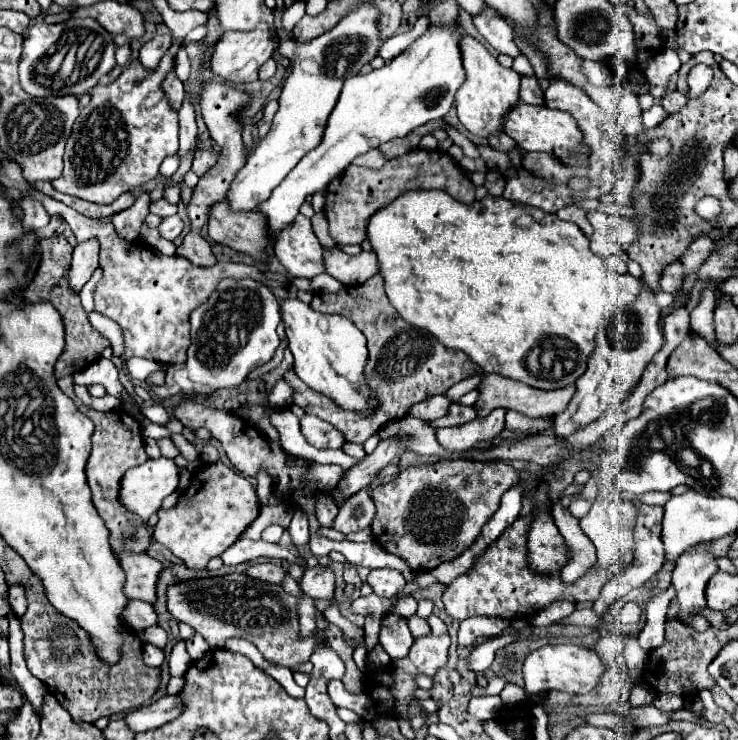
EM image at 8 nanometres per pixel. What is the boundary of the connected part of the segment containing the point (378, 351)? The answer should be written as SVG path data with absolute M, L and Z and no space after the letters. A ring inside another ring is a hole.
M380 275L370 277L362 285L348 287L346 293L348 293L348 297L342 293L344 299L332 301L332 303L328 301L330 295L316 293L310 305L314 311L340 313L340 315L352 319L352 323L358 329L362 329L362 333L366 335L368 363L364 369L364 377L366 377L366 385L372 389L372 397L378 401L376 411L372 411L368 417L366 415L362 417L356 411L352 411L352 413L344 411L344 409L336 407L336 403L330 397L314 393L310 387L306 387L304 381L300 381L296 373L292 373L294 369L288 369L284 373L284 381L288 381L288 385L294 391L292 405L302 407L308 415L316 415L316 417L332 423L334 429L338 429L346 441L364 443L372 433L376 433L388 421L404 417L410 405L420 403L432 395L442 395L454 383L466 379L468 375L480 373L480 367L476 363L472 363L472 359L468 355L464 355L462 351L452 351L452 349L444 347L432 333L428 333L424 329L418 331L418 327L406 323L394 311L394 307L388 303L386 293L384 293L384 281ZM350 297L354 299L354 303L350 303Z

